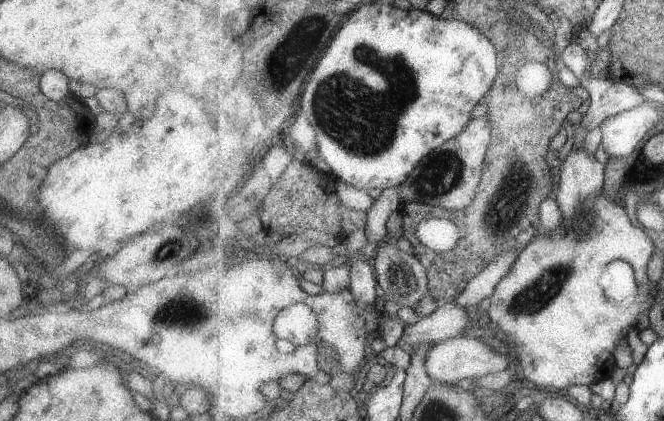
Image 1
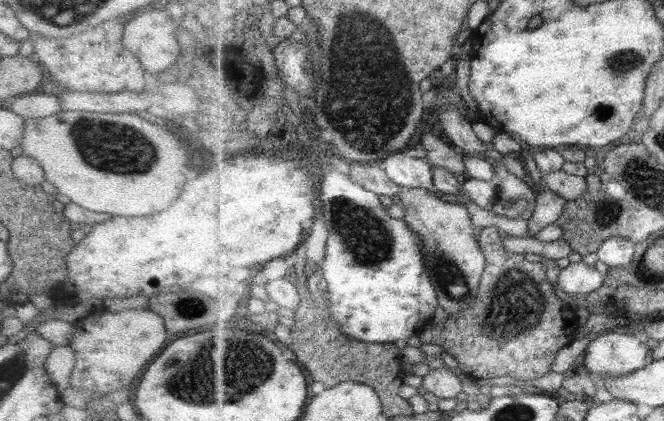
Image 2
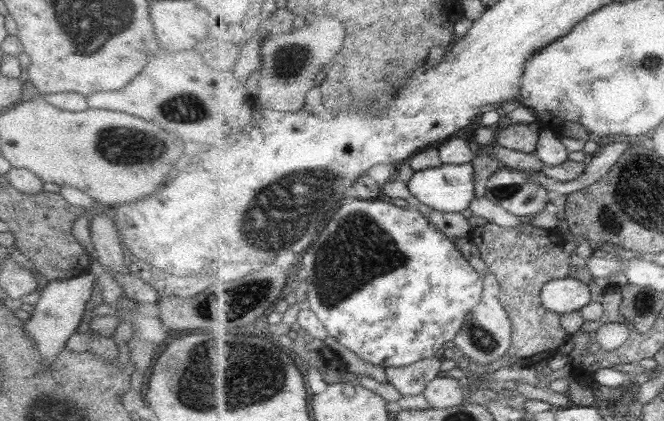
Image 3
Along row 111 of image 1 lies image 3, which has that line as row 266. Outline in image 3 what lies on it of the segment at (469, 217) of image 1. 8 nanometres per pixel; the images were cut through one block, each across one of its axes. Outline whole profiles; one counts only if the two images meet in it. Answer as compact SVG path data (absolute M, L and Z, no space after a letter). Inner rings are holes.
M490 222L483 227L482 232L477 233L482 239L479 247L481 258L502 285L500 299L511 317L513 344L505 355L489 365L479 365L468 359L457 345L446 349L443 358L447 361L453 360L460 369L466 370L465 367L468 366L485 374L497 372L499 368L511 363L521 362L523 358L533 358L533 364L553 358L559 352L561 342L567 340L569 335L563 330L563 326L547 326L545 318L551 312L543 305L542 292L549 281L567 278L573 270L570 255L565 252L566 240L556 228L546 229L531 224L525 224L521 228L503 228Z

